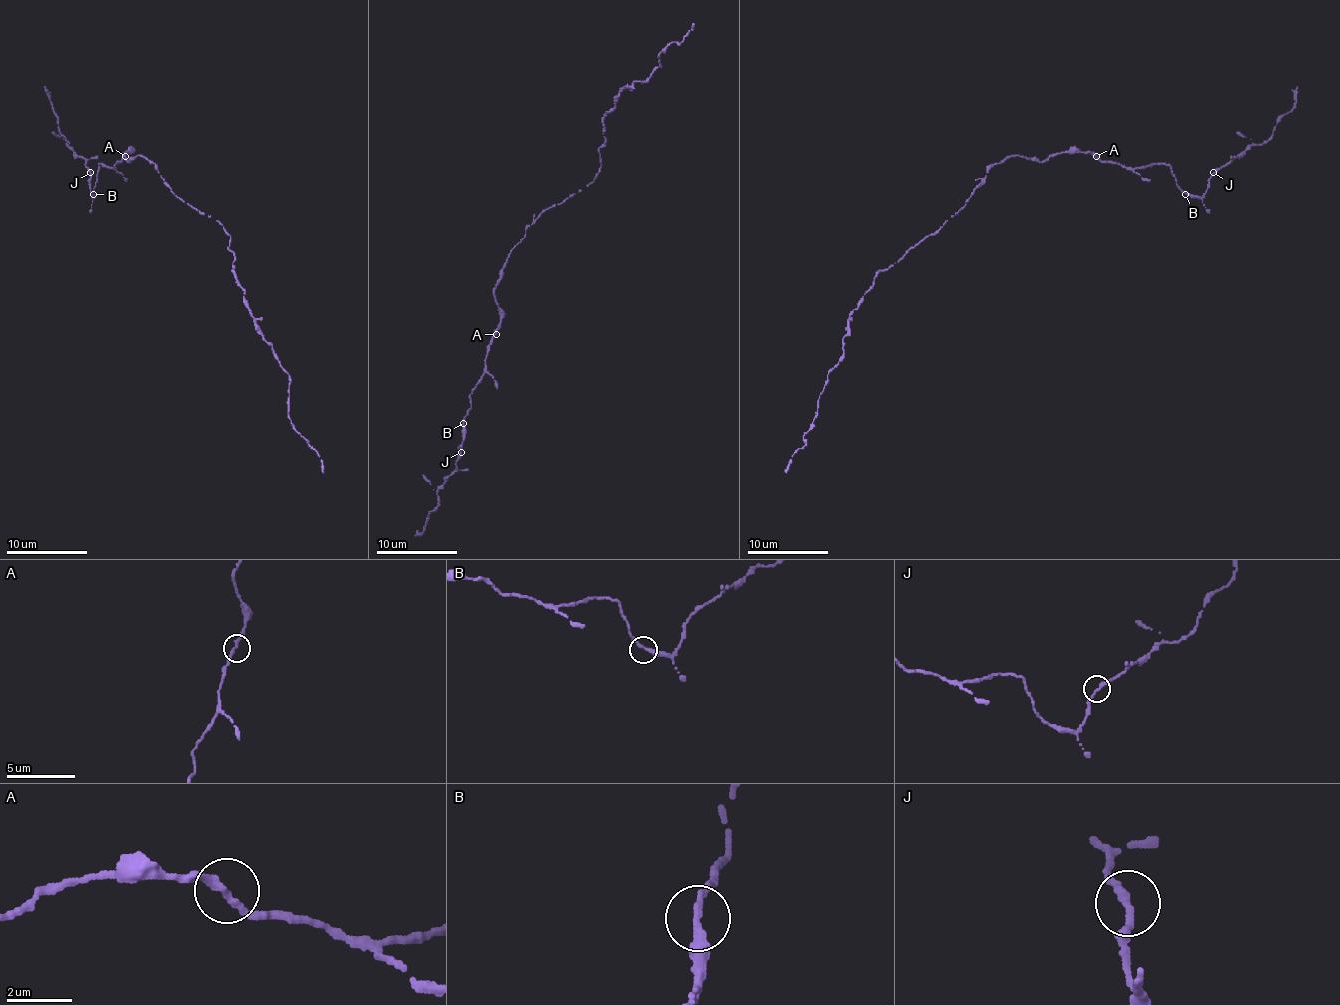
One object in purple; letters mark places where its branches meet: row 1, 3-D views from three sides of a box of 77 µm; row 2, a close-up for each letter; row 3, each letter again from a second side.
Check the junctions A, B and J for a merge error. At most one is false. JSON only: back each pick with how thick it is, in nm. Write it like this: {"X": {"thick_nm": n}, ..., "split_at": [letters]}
{"split_at": []}

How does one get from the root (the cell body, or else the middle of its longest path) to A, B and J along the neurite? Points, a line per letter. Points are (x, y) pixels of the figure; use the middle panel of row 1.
A: (532, 224), (526, 230), (526, 236), (512, 250), (494, 290), (500, 310), (500, 328), (496, 334)
B: (532, 224), (512, 250), (494, 290), (500, 328), (489, 340), (485, 371), (469, 395), (471, 407), (463, 423)
J: (532, 224), (512, 250), (494, 290), (500, 328), (489, 340), (481, 381), (469, 395), (461, 451)

